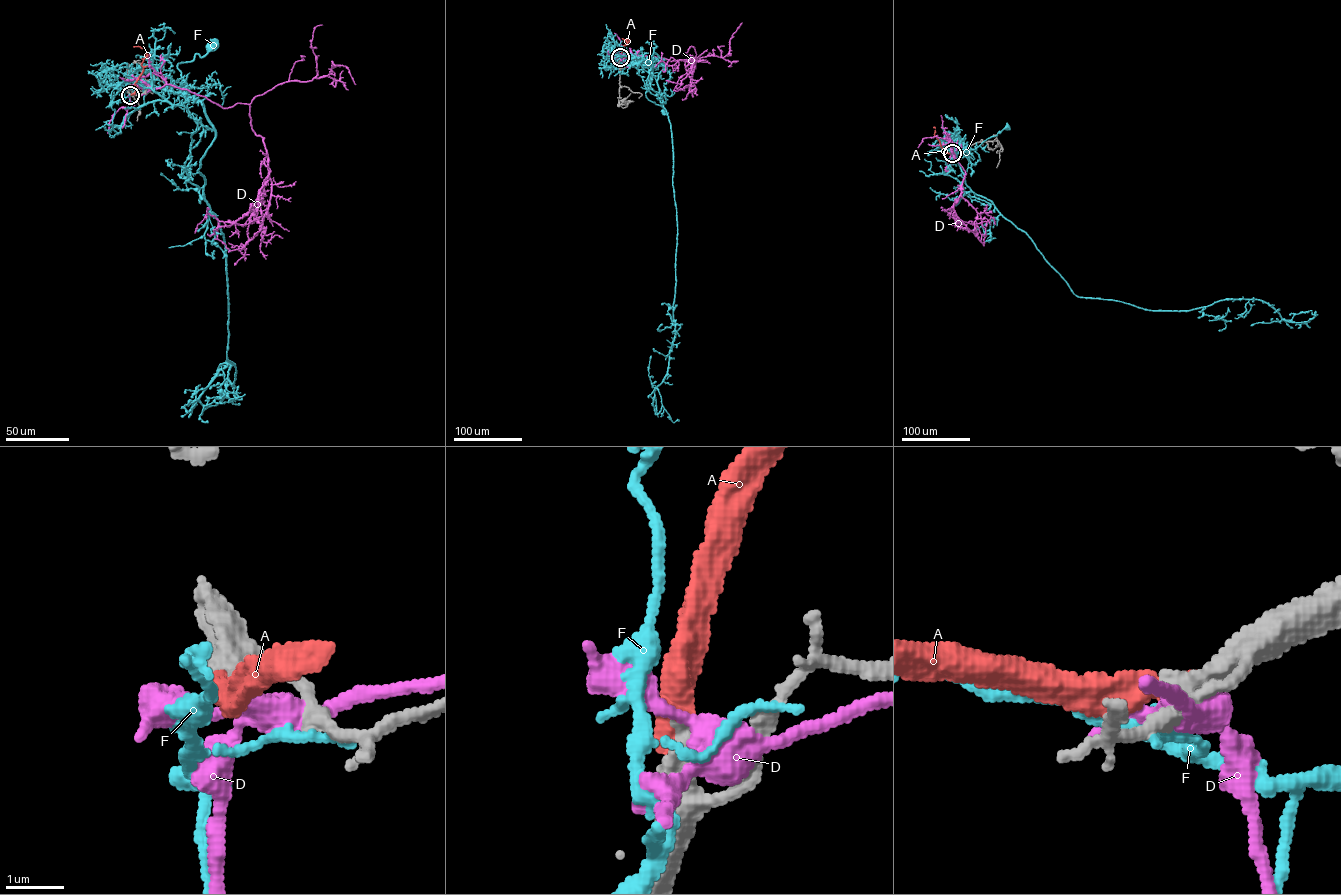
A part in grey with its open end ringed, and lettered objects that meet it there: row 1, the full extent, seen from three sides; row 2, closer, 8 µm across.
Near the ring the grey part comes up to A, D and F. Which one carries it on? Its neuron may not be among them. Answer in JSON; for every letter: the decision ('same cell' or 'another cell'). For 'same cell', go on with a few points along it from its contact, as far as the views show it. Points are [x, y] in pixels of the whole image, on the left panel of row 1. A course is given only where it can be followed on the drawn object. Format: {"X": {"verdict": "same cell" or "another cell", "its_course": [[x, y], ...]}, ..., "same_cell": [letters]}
{"A": {"verdict": "same cell", "its_course": [[130, 95], [134, 92], [135, 83], [143, 70], [141, 64], [147, 55], [140, 47], [133, 47]]}, "D": {"verdict": "another cell"}, "F": {"verdict": "another cell"}, "same_cell": ["A"]}

